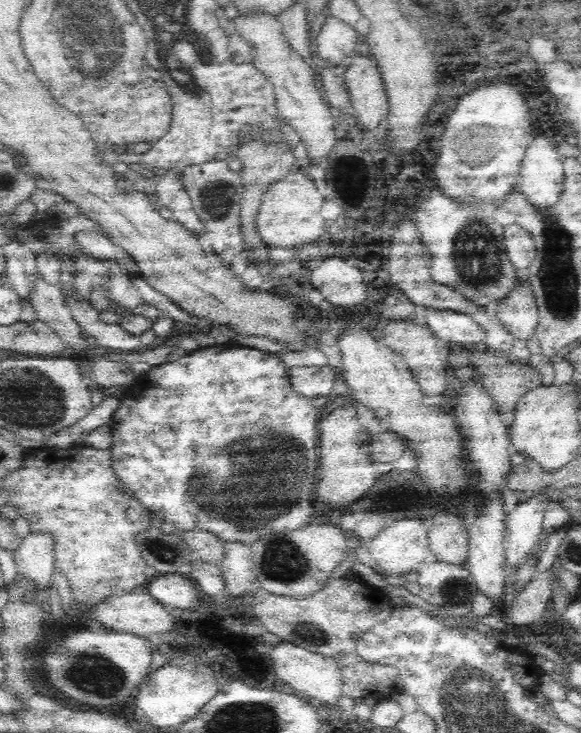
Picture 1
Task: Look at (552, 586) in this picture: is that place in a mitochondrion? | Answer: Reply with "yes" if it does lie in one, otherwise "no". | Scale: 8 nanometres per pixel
no

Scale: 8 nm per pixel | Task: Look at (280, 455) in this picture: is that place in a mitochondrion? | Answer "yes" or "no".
yes

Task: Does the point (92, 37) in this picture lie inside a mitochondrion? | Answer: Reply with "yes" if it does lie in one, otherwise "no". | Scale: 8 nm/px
yes

